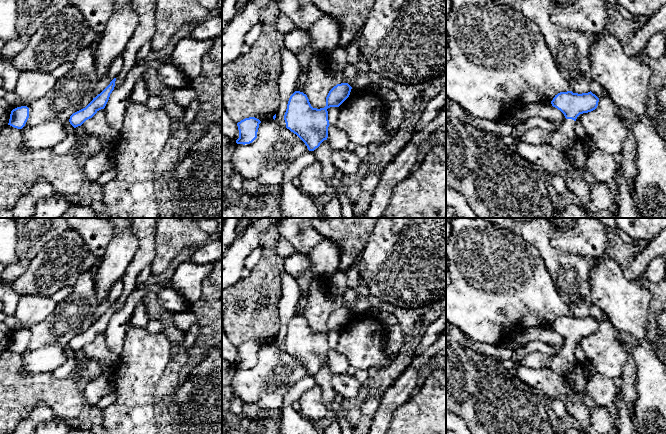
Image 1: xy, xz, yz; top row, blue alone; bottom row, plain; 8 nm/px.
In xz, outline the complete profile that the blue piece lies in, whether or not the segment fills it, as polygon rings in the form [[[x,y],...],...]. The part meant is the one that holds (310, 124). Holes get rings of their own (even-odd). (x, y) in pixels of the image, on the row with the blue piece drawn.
[[[348,83],[334,86],[326,97],[324,108],[313,108],[306,94],[295,91],[289,98],[284,115],[286,128],[296,134],[314,151],[328,138],[328,111],[330,107],[339,107],[350,95],[352,87]]]

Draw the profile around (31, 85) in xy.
[[[21,72],[13,93],[20,98],[21,104],[29,103],[47,94],[55,81],[56,78],[51,73]]]

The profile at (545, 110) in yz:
[[[550,102],[529,103],[519,110],[513,111],[510,114],[501,117],[500,119],[498,119],[498,121],[509,124],[507,120],[509,115],[522,122],[525,122],[529,118],[533,117],[540,117],[551,123],[561,123],[566,120],[564,114],[557,108],[553,107]]]

